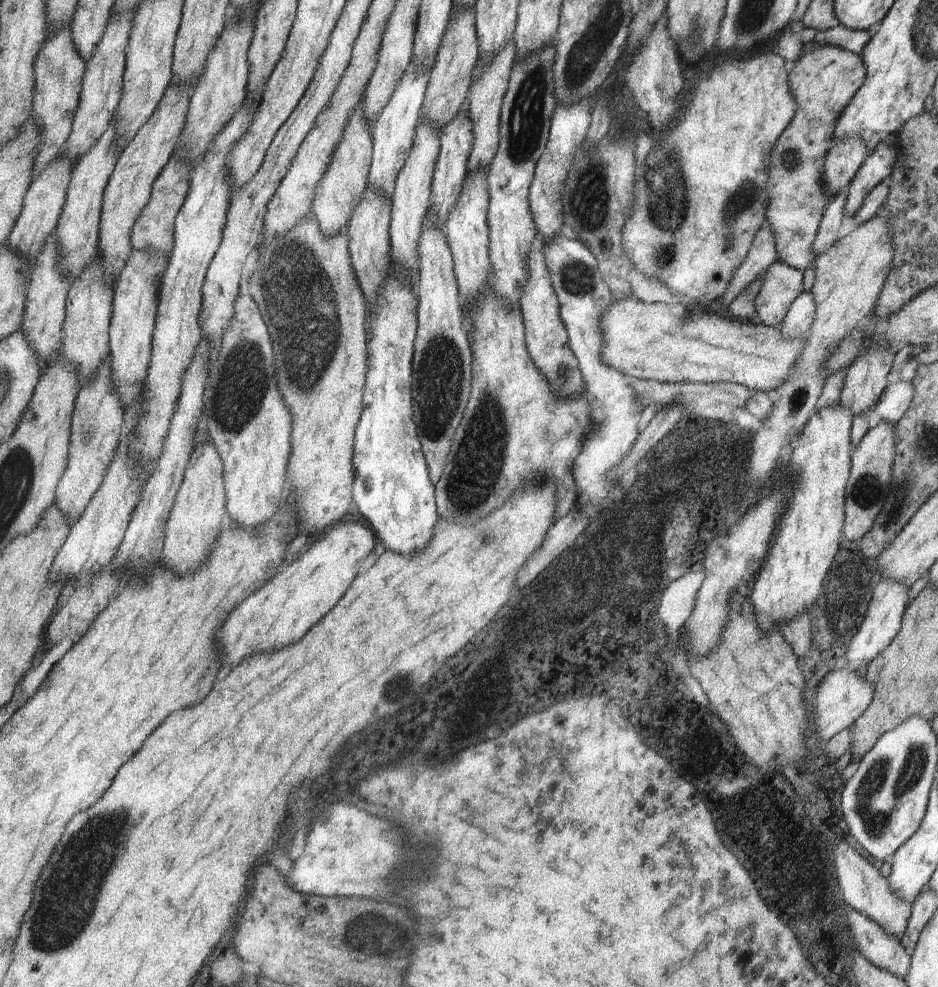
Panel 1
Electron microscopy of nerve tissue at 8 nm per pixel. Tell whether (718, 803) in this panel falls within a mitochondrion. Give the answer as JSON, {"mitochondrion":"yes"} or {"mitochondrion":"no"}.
{"mitochondrion":"no"}

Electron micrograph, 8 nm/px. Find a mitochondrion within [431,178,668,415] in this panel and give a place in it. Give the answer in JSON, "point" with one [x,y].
{"point":[577,278]}

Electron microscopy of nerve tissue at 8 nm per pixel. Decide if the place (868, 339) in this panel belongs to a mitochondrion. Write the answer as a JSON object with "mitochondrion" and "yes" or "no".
{"mitochondrion":"no"}

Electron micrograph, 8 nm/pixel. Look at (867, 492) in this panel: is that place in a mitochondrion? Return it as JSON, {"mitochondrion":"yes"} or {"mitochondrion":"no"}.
{"mitochondrion":"yes"}

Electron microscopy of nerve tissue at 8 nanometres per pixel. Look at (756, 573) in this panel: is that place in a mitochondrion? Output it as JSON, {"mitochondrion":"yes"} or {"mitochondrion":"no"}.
{"mitochondrion":"no"}

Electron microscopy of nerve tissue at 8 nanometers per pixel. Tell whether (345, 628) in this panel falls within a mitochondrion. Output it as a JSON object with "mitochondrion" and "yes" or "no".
{"mitochondrion":"no"}

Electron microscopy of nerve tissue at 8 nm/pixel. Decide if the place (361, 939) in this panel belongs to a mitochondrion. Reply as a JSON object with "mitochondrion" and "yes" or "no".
{"mitochondrion":"yes"}

